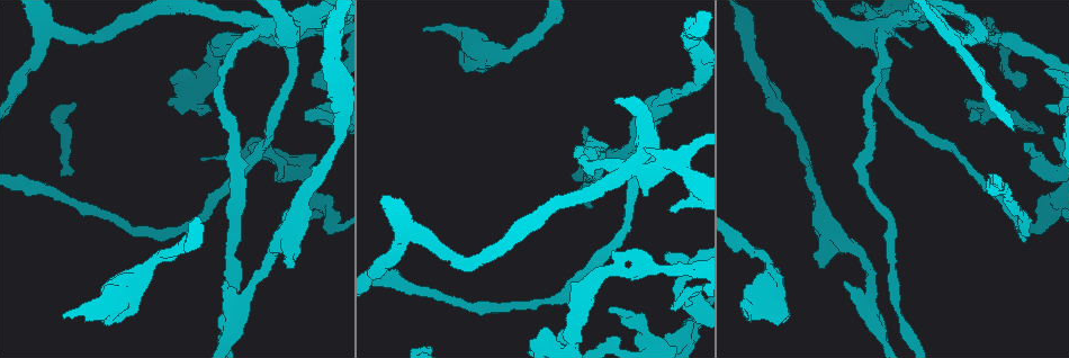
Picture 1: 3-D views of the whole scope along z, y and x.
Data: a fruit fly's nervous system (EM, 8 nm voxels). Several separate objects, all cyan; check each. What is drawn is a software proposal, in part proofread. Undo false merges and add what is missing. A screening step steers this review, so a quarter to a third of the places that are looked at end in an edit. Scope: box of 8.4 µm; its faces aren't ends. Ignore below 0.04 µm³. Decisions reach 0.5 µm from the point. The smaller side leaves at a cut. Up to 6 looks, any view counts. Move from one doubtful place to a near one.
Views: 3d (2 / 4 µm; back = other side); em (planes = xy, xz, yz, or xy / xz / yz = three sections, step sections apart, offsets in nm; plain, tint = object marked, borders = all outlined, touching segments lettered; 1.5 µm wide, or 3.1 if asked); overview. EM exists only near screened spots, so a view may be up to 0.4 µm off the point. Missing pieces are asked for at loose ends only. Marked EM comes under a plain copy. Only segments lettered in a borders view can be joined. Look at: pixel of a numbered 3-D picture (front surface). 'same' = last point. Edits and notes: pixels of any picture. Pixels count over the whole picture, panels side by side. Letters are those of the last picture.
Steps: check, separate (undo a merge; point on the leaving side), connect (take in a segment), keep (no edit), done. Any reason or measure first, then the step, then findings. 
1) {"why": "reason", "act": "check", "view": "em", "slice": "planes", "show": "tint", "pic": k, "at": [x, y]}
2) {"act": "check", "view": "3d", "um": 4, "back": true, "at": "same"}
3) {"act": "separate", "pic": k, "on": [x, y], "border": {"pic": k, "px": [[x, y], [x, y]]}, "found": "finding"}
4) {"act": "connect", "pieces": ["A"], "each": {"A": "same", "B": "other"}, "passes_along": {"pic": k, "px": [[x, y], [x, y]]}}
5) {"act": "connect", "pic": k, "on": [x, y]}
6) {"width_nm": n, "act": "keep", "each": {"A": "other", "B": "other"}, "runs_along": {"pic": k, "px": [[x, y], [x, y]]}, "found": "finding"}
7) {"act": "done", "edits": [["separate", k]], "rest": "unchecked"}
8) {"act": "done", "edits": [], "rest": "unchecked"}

{"why": "an open end", "act": "check", "view": "em", "slice": "planes", "show": "borders", "pic": 1, "at": [302, 35]}

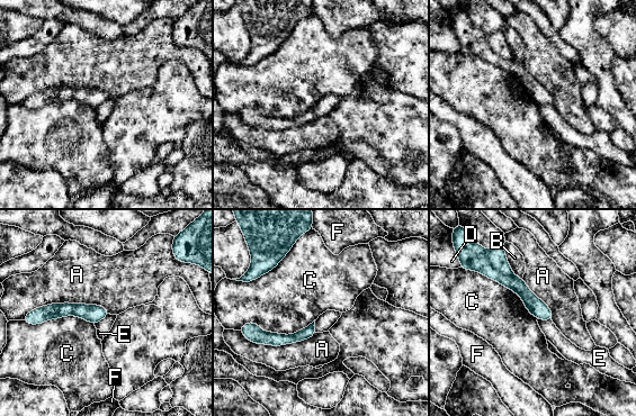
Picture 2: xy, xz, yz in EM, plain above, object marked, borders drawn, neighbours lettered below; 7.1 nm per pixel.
{"act": "keep", "each": {"A": "other", "B": "other", "C": "other", "D": "other", "E": "other", "F": "other"}, "border": {"pic": 2, "px": [[314, 319], [290, 334], [243, 324]]}, "found": "none of them fits"}

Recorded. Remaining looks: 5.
{"why": "branch stops here", "act": "check", "view": "3d", "um": 2, "back": true, "pic": 1, "at": [313, 83]}

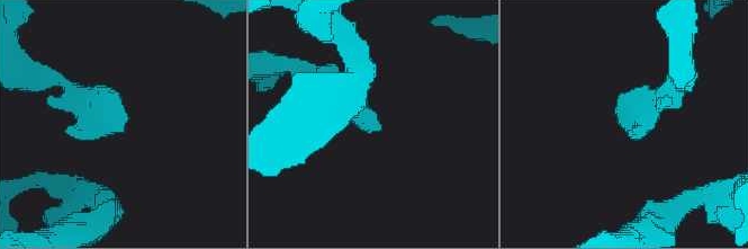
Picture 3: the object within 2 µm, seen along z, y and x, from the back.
{"why": "need the tissue", "act": "check", "view": "em", "slice": "planes", "show": "tint", "pic": 3, "at": [125, 126]}

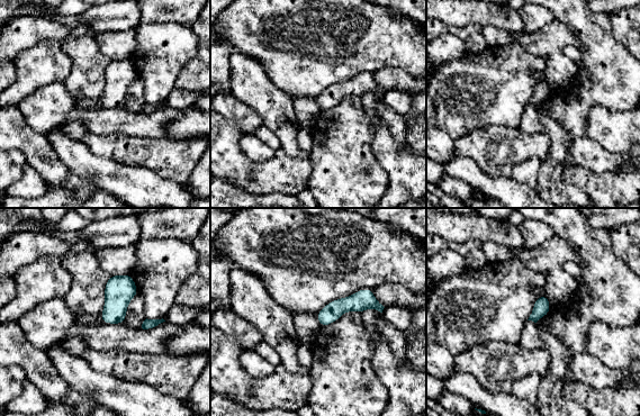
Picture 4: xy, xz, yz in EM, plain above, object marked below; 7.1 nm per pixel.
{"act": "check", "view": "em", "slice": "planes", "show": "borders", "at": "same"}

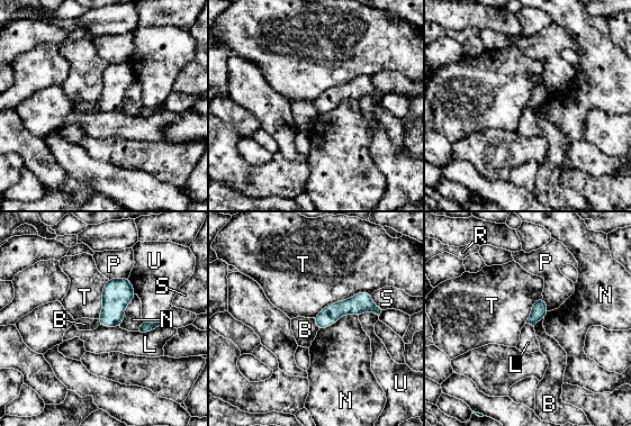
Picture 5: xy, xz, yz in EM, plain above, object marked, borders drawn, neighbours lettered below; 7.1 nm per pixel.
{"act": "keep", "each": {"B": "other", "L": "other", "N": "other", "P": "other", "R": "other", "S": "other", "T": "other", "U": "other"}, "border": {"pic": 5, "px": [[313, 318], [318, 329]]}, "found": "no lettered segment goes on from it"}

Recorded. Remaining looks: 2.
{"why": "free end", "act": "check", "view": "em", "slice": "planes", "show": "borders", "pic": 1, "at": [586, 127]}

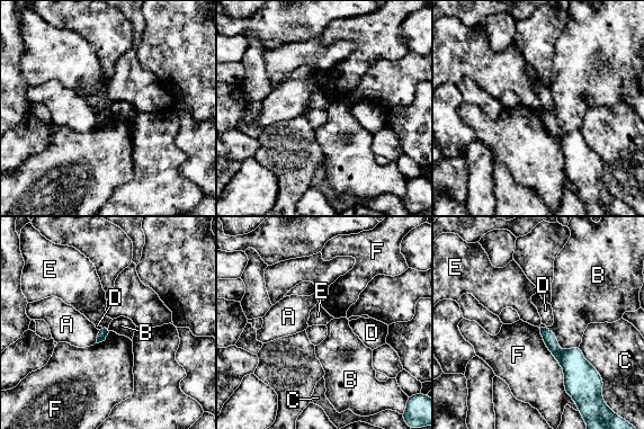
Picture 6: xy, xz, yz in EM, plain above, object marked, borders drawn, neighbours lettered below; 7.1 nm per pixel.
{"act": "keep", "each": {"A": "other", "B": "other", "C": "other", "D": "other", "E": "other", "F": "other"}, "border": {"pic": 6, "px": [[101, 325], [108, 327]]}, "found": "none of them fits"}

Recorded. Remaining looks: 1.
{"act": "done", "edits": [], "rest": "unchecked"}

